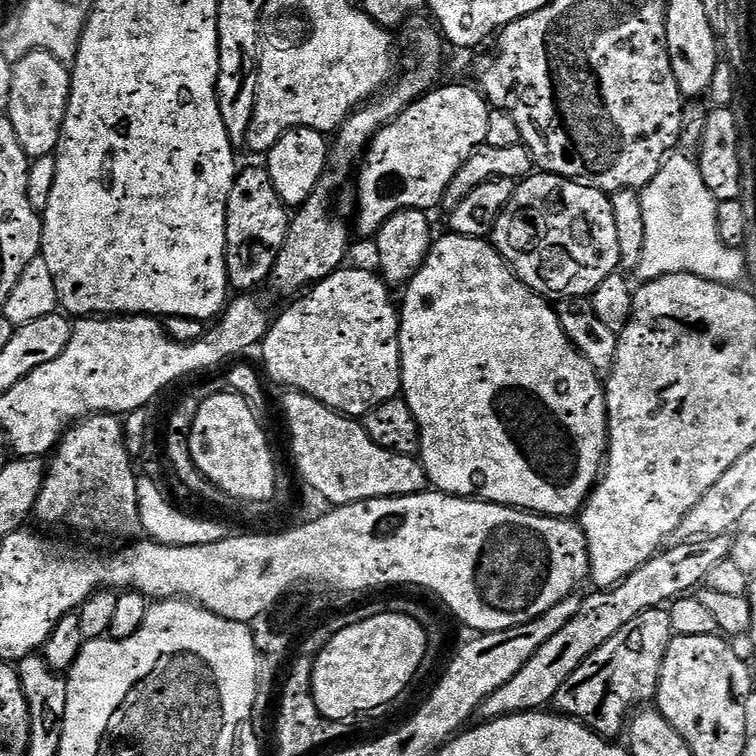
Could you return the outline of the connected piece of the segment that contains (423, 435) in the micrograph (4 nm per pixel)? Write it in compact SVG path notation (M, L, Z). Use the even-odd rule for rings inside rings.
M455 234L445 235L441 240L439 237L432 247L429 248L428 257L424 259L424 265L417 270L403 289L403 292L405 291L404 305L401 303L398 308L400 313L400 387L402 389L402 399L408 405L408 409L414 414L414 418L420 427L420 451L418 459L424 465L431 487L437 492L446 492L450 496L479 498L488 501L490 504L505 504L508 508L519 508L525 512L535 512L538 516L575 517L580 509L584 507L584 502L588 499L589 492L596 487L596 481L600 479L604 466L604 457L608 451L608 411L606 410L606 400L604 398L605 385L602 383L601 373L596 372L594 366L590 366L590 362L586 362L586 358L582 358L580 351L568 341L568 336L562 330L562 326L556 317L555 307L541 293L533 292L532 289L527 288L517 278L515 272L504 263L504 259L500 257L499 252L492 247L487 239L476 239L472 236L459 236Z

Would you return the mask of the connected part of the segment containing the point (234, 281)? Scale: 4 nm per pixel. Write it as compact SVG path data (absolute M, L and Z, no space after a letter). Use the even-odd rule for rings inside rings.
M267 167L248 168L237 175L228 195L226 214L226 266L228 283L237 293L248 294L267 281L286 242L290 212L275 190Z

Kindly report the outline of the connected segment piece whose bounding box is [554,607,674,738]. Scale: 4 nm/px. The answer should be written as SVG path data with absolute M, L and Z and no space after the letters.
M663 607L638 614L638 618L626 622L614 638L598 646L598 650L594 650L594 654L590 654L590 658L562 682L554 699L555 711L579 720L599 736L616 738L619 732L621 735L630 713L640 706L635 704L655 697L660 667L673 635L672 623Z

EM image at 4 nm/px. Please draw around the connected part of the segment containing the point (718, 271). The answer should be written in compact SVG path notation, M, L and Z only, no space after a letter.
M676 150L660 165L658 174L640 192L642 217L645 222L645 245L642 246L638 275L647 282L654 277L665 276L670 272L690 272L695 276L711 274L710 279L719 284L733 286L741 283L740 272L744 268L744 252L731 248L719 236L719 222L716 217L717 201L712 192L706 190L702 182L699 163L691 155Z

